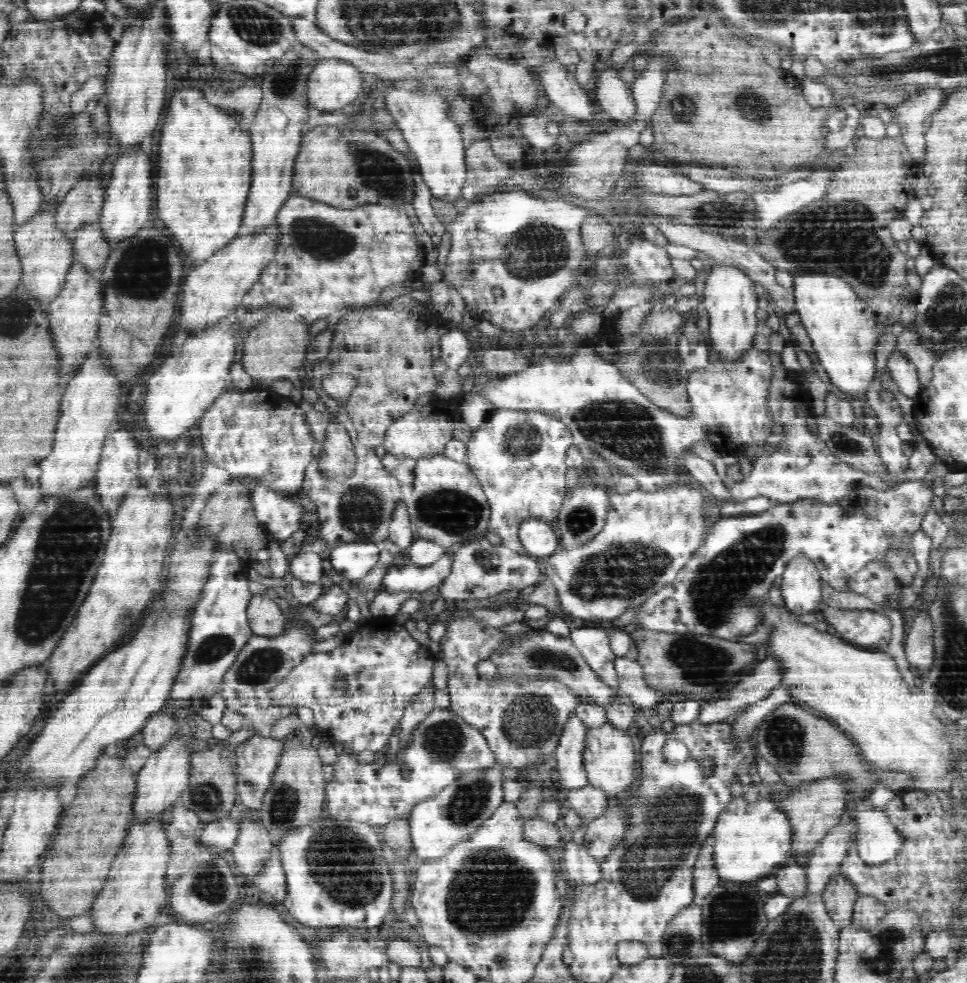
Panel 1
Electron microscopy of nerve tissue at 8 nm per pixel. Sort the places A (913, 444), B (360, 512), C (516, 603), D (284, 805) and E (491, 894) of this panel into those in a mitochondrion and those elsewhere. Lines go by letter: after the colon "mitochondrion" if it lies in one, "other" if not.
A: other
B: mitochondrion
C: other
D: mitochondrion
E: mitochondrion

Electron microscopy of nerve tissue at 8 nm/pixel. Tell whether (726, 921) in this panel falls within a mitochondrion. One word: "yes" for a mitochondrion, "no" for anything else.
yes

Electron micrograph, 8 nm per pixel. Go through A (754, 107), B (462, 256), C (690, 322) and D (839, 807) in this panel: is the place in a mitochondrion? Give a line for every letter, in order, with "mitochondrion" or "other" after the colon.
A: mitochondrion
B: other
C: other
D: other

